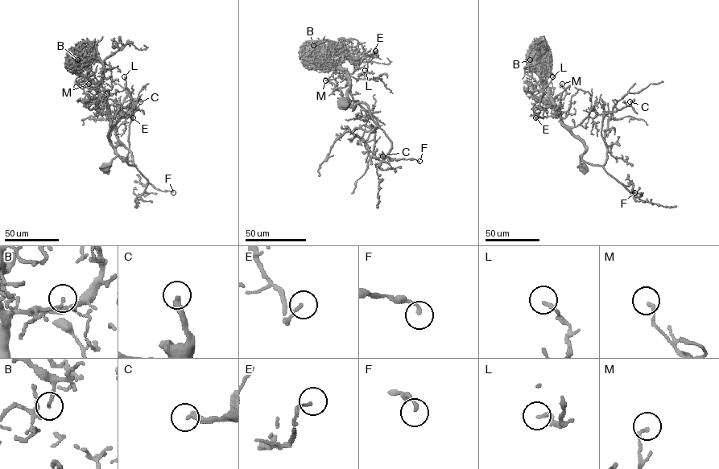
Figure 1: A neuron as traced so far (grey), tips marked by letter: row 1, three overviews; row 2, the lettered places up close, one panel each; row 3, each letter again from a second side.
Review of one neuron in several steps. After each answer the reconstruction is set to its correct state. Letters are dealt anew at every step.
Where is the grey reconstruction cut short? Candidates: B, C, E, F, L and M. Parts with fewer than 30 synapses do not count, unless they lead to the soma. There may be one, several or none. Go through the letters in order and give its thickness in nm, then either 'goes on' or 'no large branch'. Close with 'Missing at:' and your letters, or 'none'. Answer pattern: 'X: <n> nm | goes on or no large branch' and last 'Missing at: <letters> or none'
B: 160 nm | no large branch
C: 320 nm | no large branch
E: 140 nm | no large branch
F: 170 nm | no large branch
L: 170 nm | no large branch
M: 150 nm | no large branch
Missing at: none

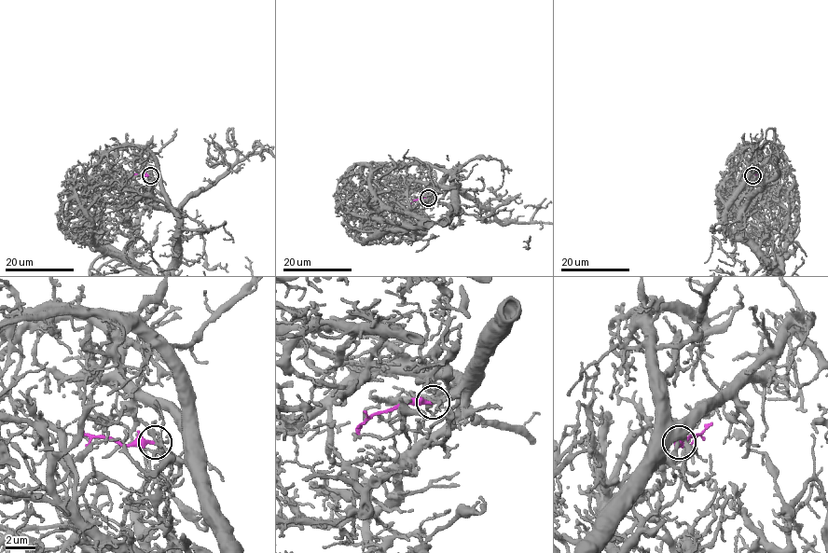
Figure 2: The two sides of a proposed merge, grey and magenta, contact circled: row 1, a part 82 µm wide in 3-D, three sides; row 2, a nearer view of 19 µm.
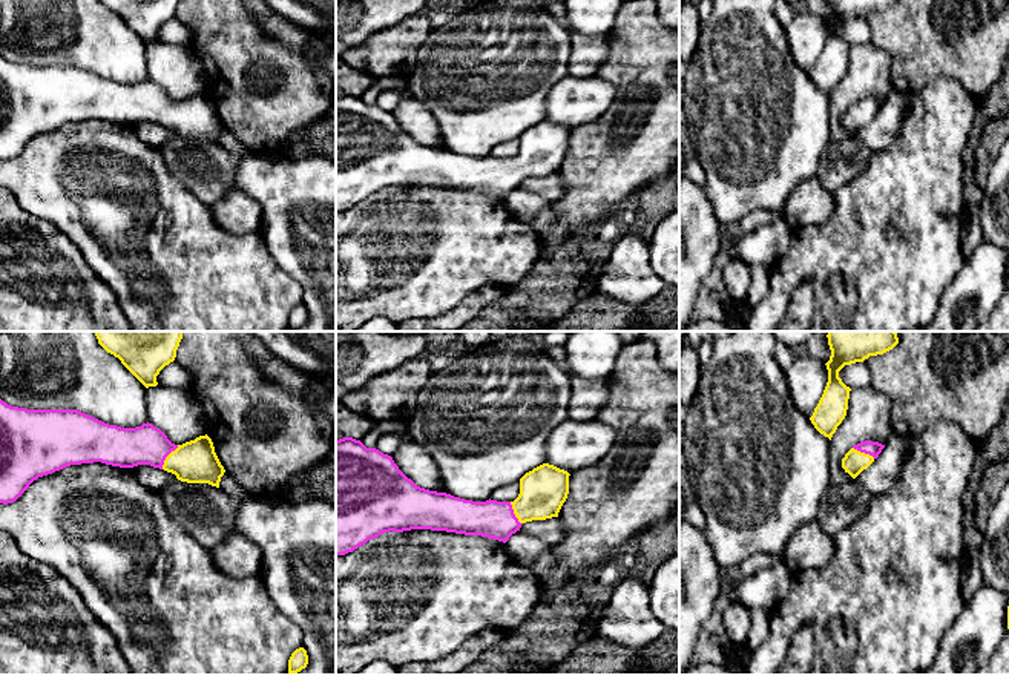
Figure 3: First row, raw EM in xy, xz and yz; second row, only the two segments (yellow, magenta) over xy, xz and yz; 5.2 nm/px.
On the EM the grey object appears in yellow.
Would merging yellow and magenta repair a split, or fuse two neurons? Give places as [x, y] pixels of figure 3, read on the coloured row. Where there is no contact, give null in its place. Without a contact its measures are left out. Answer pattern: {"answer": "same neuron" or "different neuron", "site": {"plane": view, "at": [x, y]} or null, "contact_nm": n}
{"answer": "same neuron", "site": {"plane": "xy", "at": [166, 457]}, "contact_nm": 160}

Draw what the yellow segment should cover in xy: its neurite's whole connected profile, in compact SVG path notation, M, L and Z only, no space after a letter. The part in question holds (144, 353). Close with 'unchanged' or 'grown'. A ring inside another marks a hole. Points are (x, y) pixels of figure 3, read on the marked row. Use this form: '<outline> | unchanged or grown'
M94 331L98 344L146 387L175 361L182 331Z | unchanged

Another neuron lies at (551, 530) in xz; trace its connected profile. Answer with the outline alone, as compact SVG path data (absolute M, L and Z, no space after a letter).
M558 517L526 522L521 525L520 531L526 535L541 538L552 545L560 542L564 535L563 525Z

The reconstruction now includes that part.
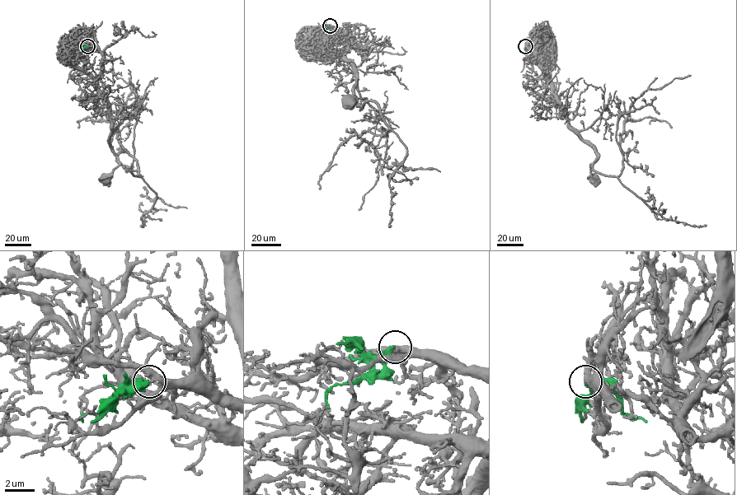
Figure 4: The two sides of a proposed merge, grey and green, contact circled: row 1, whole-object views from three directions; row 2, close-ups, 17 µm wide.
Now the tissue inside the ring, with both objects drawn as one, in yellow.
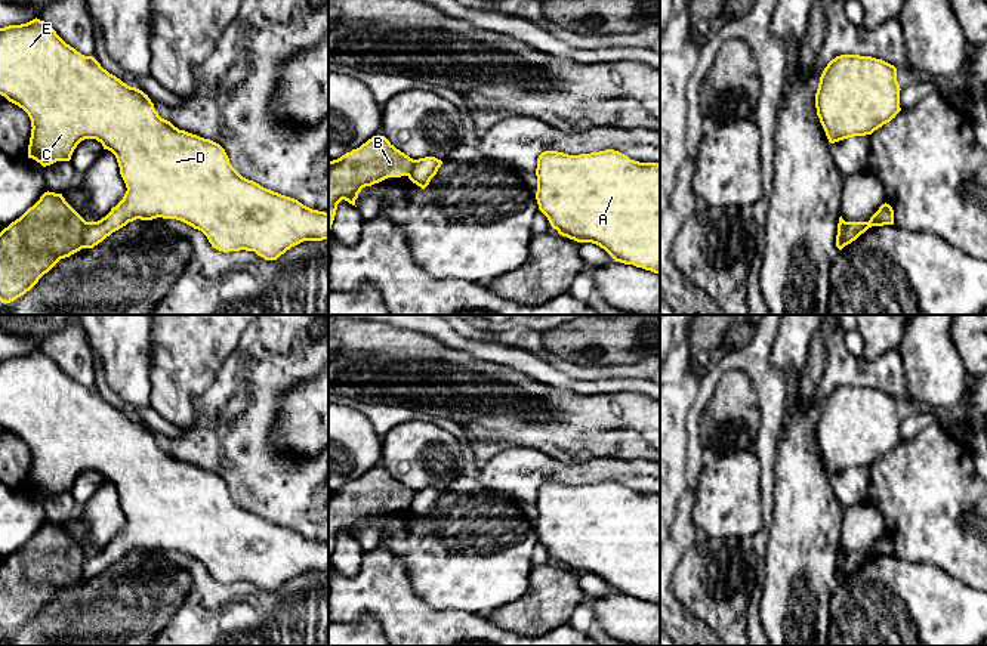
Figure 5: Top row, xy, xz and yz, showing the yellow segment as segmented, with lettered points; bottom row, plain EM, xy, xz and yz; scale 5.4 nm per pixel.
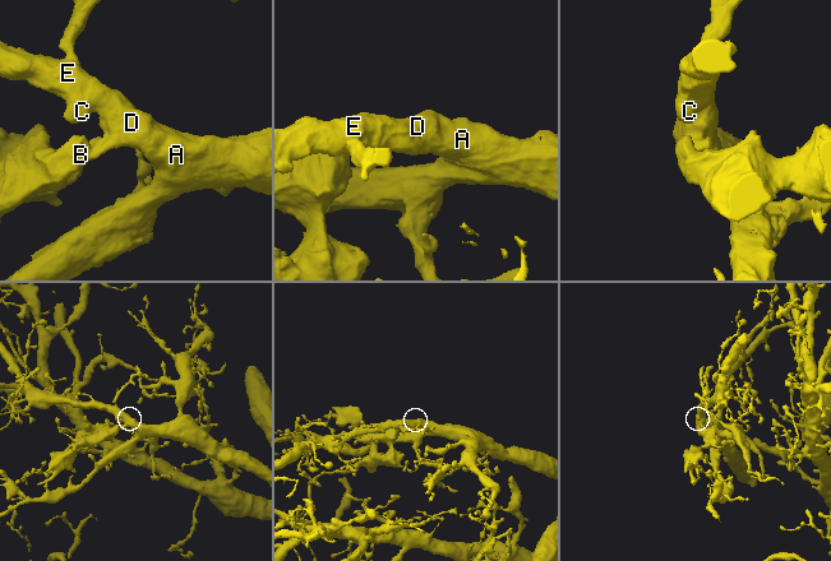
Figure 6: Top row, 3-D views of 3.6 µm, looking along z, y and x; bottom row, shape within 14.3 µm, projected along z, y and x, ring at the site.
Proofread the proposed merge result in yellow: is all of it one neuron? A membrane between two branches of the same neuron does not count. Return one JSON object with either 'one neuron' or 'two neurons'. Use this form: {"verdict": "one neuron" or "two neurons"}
{"verdict": "two neurons"}

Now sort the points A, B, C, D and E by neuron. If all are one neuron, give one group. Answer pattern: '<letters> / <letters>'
A C D E / B

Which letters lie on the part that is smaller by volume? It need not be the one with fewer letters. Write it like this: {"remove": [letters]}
{"remove": ["B"]}

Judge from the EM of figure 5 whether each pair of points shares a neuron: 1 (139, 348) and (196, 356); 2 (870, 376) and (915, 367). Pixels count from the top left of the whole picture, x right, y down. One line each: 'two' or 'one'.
1: two
2: two

